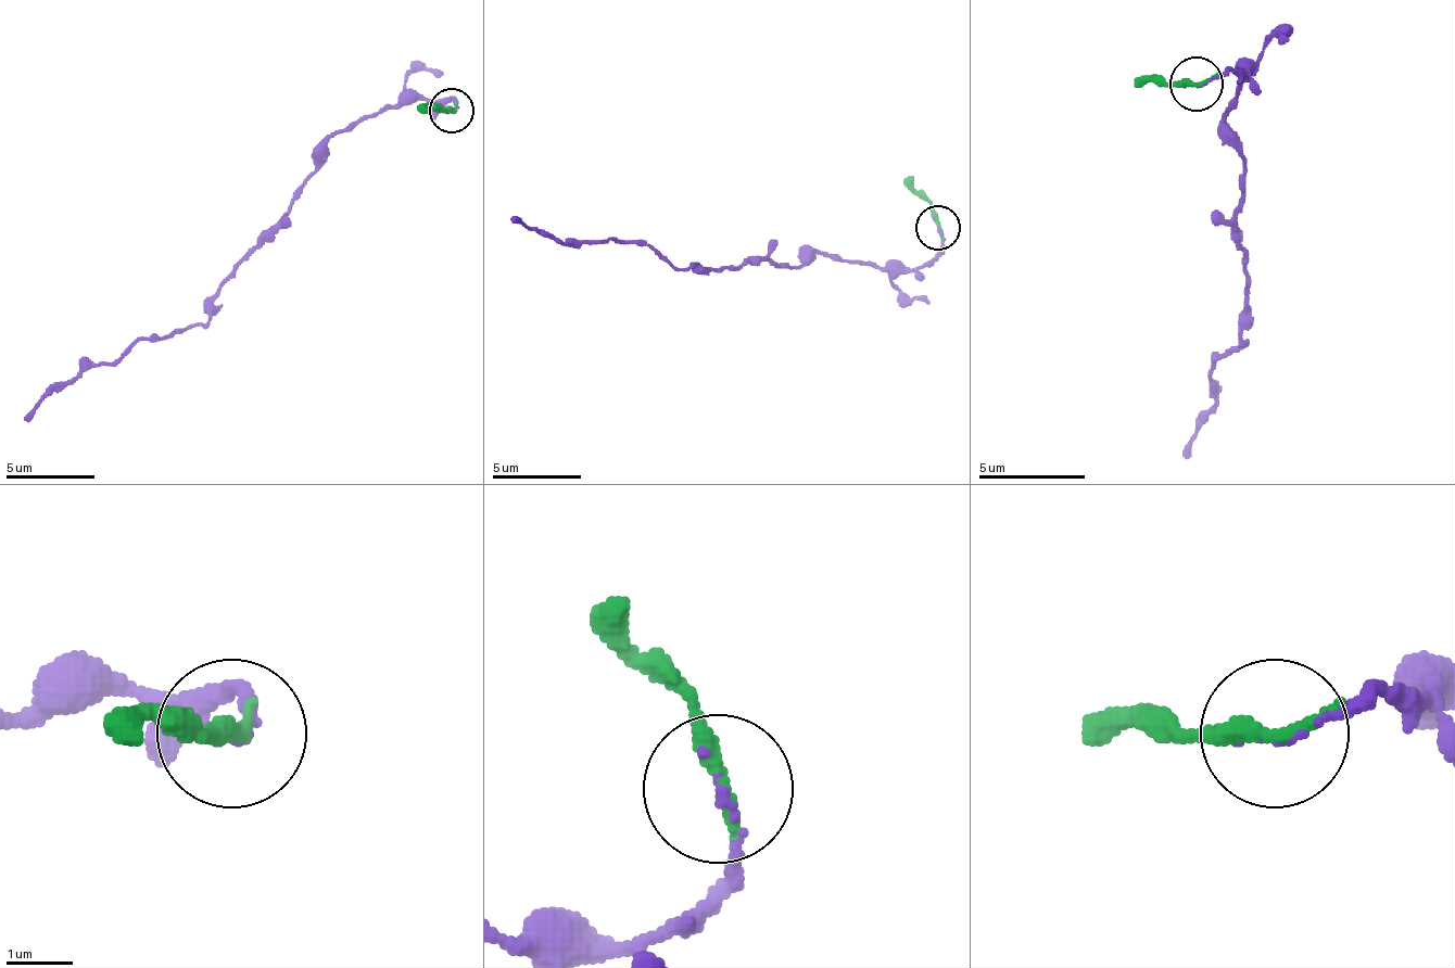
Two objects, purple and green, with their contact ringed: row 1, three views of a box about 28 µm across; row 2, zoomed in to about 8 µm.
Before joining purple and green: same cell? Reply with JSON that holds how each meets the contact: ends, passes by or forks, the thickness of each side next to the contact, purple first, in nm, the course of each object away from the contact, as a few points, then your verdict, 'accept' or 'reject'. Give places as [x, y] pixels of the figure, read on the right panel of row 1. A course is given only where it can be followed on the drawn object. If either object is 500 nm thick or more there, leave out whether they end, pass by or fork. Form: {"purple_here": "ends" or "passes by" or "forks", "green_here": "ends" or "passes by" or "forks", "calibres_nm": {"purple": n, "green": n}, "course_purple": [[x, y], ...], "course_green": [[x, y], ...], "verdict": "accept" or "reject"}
{"purple_here": "ends", "green_here": "ends", "calibres_nm": {"purple": 100, "green": 320}, "course_purple": [[1194, 85], [1249, 68], [1227, 123], [1243, 160], [1249, 342], [1216, 358], [1216, 400], [1184, 460]], "course_green": [[1194, 85], [1136, 79]], "verdict": "accept"}

